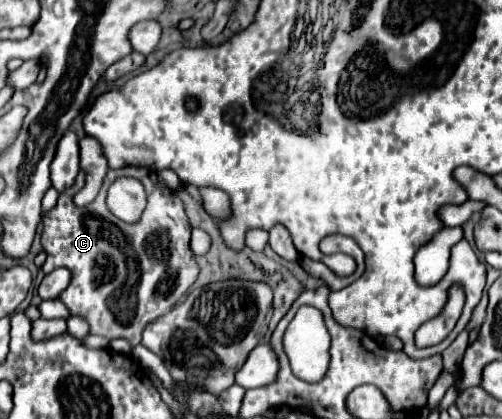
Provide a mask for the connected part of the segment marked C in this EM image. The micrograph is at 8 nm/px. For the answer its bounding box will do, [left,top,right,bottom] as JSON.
[41,168,199,346]

